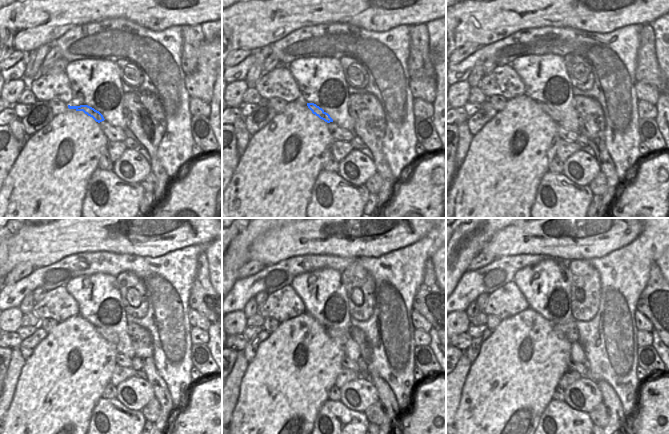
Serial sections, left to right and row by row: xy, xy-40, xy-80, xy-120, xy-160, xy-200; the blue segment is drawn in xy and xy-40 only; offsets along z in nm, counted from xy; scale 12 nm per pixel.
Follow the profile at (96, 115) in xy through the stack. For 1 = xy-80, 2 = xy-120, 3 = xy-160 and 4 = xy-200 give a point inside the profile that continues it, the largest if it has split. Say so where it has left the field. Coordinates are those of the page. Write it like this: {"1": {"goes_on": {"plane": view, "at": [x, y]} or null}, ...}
{"1": {"goes_on": {"plane": "xy-80", "at": [554, 114]}}, "2": {"goes_on": {"plane": "xy-120", "at": [109, 335]}}, "3": {"goes_on": {"plane": "xy-160", "at": [340, 336]}}, "4": {"goes_on": {"plane": "xy-200", "at": [569, 331]}}}

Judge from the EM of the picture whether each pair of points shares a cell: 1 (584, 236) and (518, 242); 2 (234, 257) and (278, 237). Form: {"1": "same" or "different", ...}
{"1": "same", "2": "different"}

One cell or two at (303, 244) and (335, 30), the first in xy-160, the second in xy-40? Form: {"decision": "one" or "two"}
{"decision": "two"}

